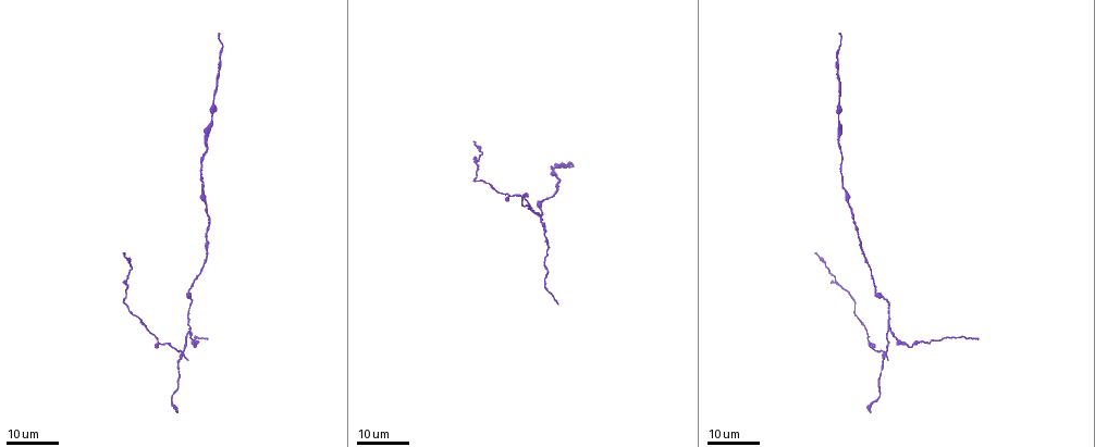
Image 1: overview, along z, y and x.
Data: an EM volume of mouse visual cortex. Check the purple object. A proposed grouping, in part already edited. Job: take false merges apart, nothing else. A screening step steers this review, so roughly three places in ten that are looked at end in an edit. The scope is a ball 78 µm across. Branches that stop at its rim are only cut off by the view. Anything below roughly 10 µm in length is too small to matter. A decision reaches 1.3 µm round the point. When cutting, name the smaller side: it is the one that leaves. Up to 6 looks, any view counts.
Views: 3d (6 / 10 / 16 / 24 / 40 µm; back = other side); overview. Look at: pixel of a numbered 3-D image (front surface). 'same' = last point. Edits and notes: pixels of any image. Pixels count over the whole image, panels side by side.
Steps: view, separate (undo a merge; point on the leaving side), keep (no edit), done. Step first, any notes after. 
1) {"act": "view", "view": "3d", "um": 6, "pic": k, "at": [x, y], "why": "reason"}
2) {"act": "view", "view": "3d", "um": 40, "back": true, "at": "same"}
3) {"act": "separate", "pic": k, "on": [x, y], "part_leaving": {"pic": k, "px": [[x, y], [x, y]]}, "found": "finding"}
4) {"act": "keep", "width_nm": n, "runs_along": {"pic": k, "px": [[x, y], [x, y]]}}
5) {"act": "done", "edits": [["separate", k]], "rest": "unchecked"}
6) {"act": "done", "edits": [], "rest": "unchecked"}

{"act": "view", "view": "3d", "um": 16, "pic": 1, "at": [181, 353], "why": "four arms meet"}

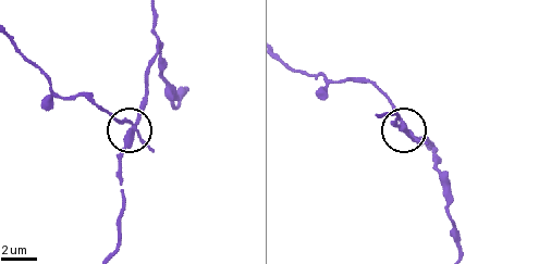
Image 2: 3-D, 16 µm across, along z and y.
{"act": "view", "view": "3d", "um": 10, "pic": 2, "at": [131, 124]}

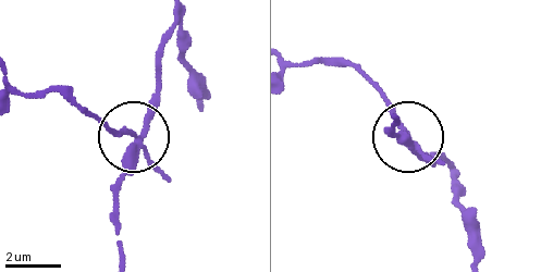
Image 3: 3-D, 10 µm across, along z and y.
{"act": "separate", "pic": 3, "on": [117, 136], "side_arm_um": 14, "arms": 4, "found": "a second cell is stuck on"}

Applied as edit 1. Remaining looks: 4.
{"act": "view", "view": "overview"}

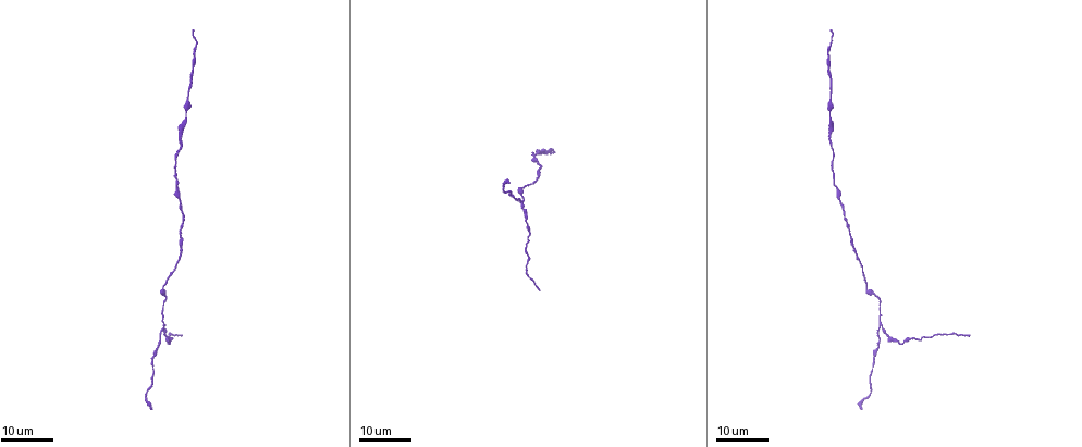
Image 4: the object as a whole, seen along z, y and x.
{"act": "view", "view": "3d", "um": 24, "pic": 4, "at": [880, 327], "why": "a fork"}

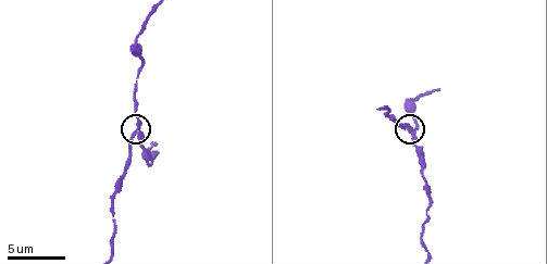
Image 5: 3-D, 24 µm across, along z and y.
{"act": "view", "view": "3d", "um": 10, "pic": 5, "at": [137, 128]}

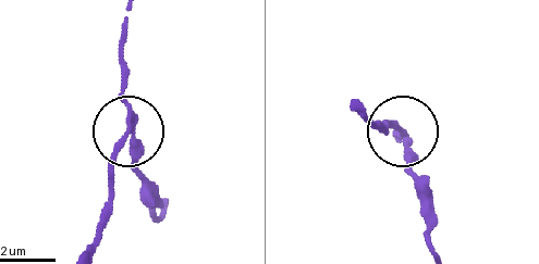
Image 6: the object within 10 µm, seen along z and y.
{"act": "separate", "pic": 6, "on": [133, 143], "arms": 3, "part_leaving": {"pic": 6, "px": [[127, 109], [135, 155], [158, 216]]}, "found": "a second cell is stuck on"}

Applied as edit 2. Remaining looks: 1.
{"act": "done", "edits": [["separate", 3], ["separate", 6]], "rest": "unchecked"}

